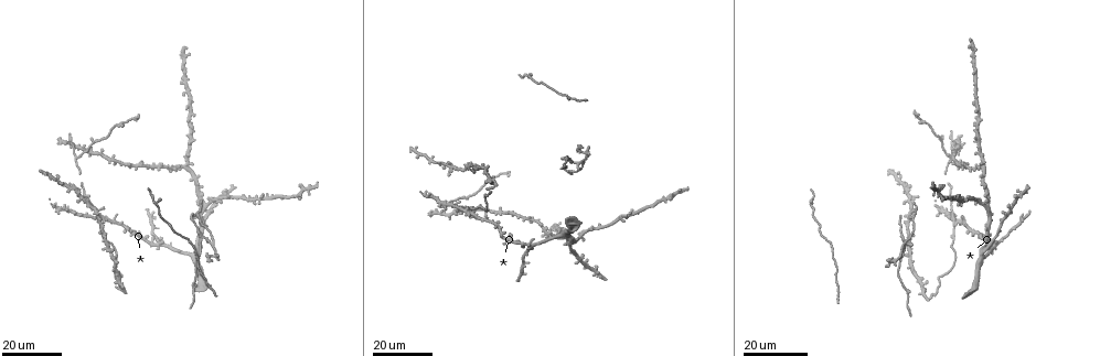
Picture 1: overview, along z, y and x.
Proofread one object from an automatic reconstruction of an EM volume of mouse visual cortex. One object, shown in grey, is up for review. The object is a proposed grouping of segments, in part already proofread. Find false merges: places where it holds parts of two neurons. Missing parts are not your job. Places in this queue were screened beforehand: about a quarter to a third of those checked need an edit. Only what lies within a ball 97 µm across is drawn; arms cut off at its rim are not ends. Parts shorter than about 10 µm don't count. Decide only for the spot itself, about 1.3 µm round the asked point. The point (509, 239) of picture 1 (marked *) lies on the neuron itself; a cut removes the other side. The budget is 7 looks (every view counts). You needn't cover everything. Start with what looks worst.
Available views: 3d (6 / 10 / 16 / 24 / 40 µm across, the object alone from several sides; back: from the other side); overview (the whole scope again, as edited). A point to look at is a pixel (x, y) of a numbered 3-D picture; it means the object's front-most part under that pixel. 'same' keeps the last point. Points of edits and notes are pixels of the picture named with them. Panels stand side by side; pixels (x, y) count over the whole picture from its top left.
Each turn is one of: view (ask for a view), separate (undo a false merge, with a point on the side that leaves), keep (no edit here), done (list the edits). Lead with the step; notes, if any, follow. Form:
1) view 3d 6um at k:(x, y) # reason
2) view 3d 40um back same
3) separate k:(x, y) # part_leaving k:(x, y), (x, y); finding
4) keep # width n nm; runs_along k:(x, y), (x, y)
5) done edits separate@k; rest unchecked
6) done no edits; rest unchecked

view 3d 16um at 1:(75, 158) # two arms in line, one across

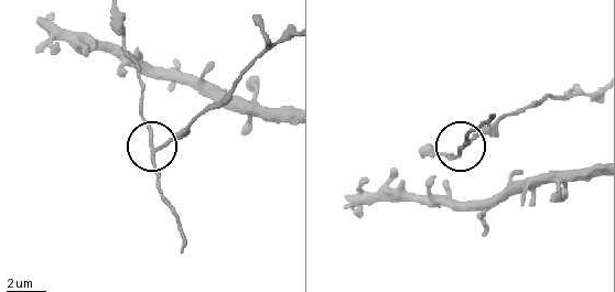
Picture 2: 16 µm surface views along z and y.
view 3d 10um at 2:(151, 144)

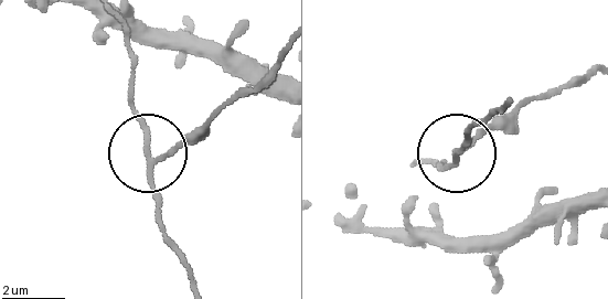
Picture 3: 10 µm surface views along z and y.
separate 3:(184, 139) # part_leaving 3:(153, 164), (182, 149), (279, 54); a second neuron is stuck on

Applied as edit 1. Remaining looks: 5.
view overview # redraw

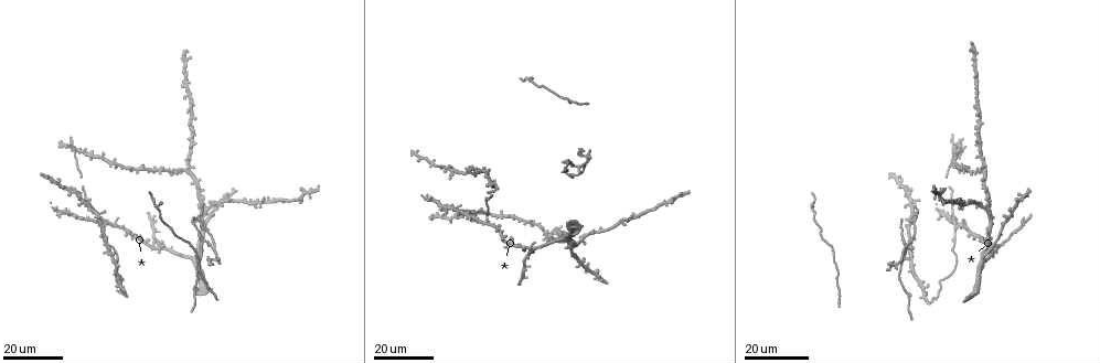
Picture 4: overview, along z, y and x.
view 3d 16um at 4:(186, 171) # looks like a crossing

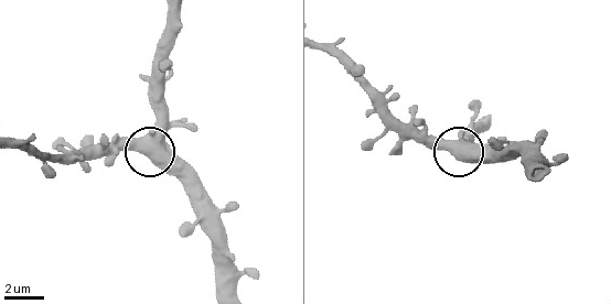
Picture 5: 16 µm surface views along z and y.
view 3d 10um at 5:(142, 141)

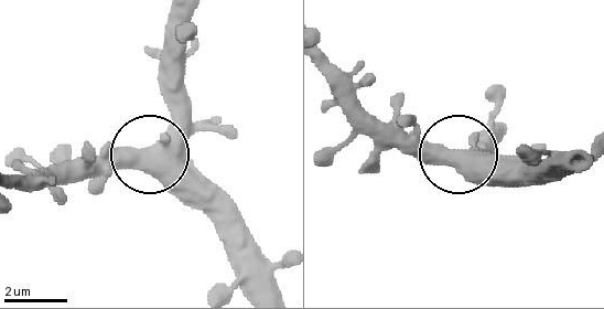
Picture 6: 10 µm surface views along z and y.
keep # arms 4; all the same neuron

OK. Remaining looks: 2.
view 3d 24um at 4:(983, 255)

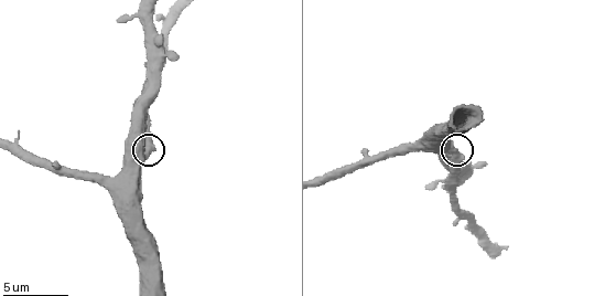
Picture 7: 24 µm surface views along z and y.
view 3d 10um at 7:(140, 147)

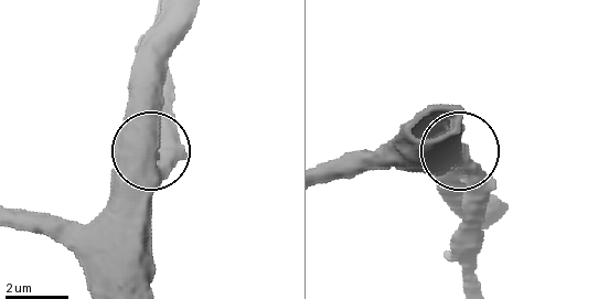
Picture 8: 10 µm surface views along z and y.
keep # all the same neuron

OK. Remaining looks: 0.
done edits separate@3; rest unchecked

